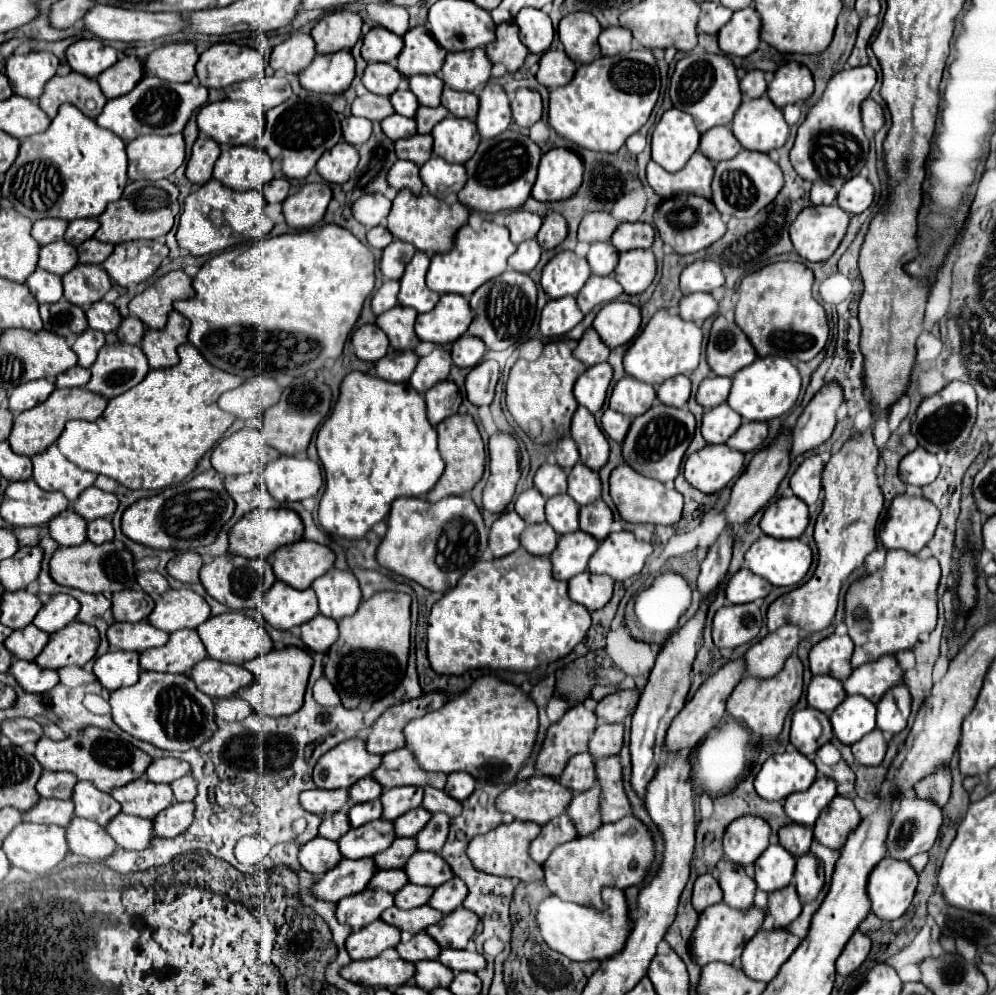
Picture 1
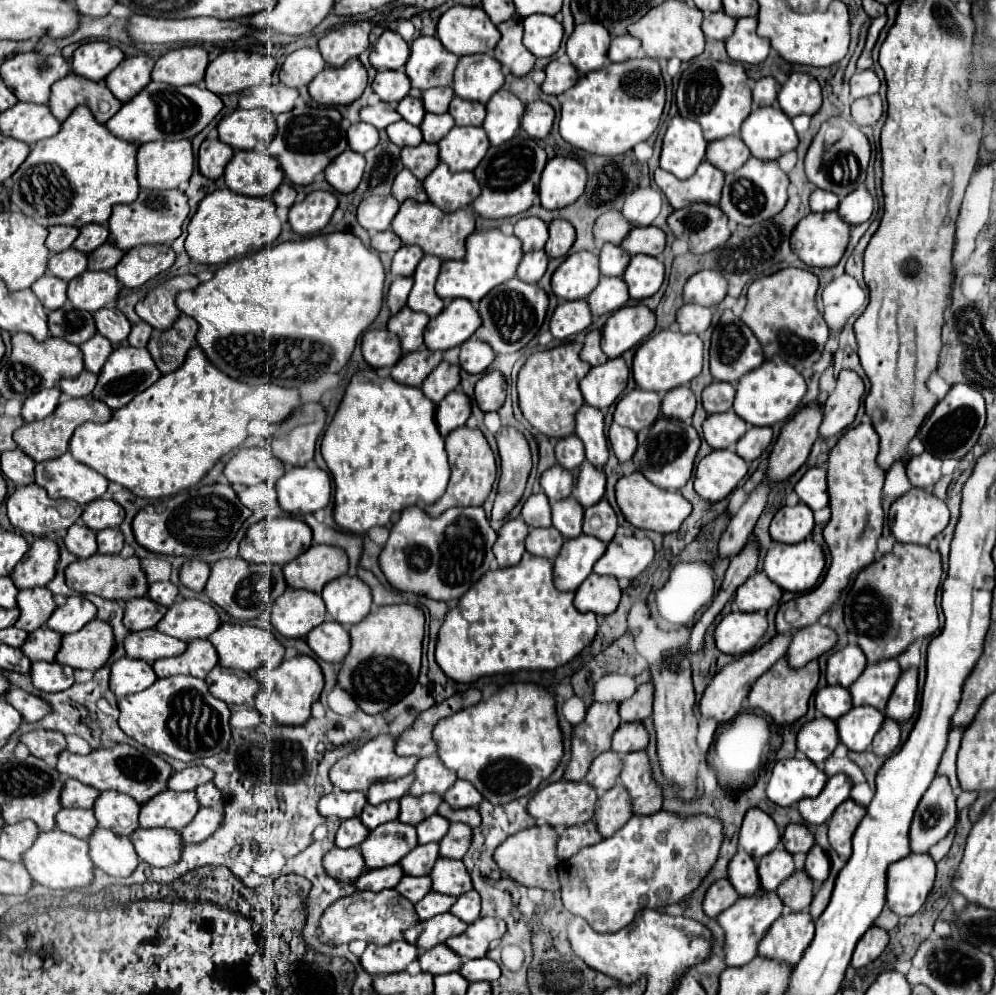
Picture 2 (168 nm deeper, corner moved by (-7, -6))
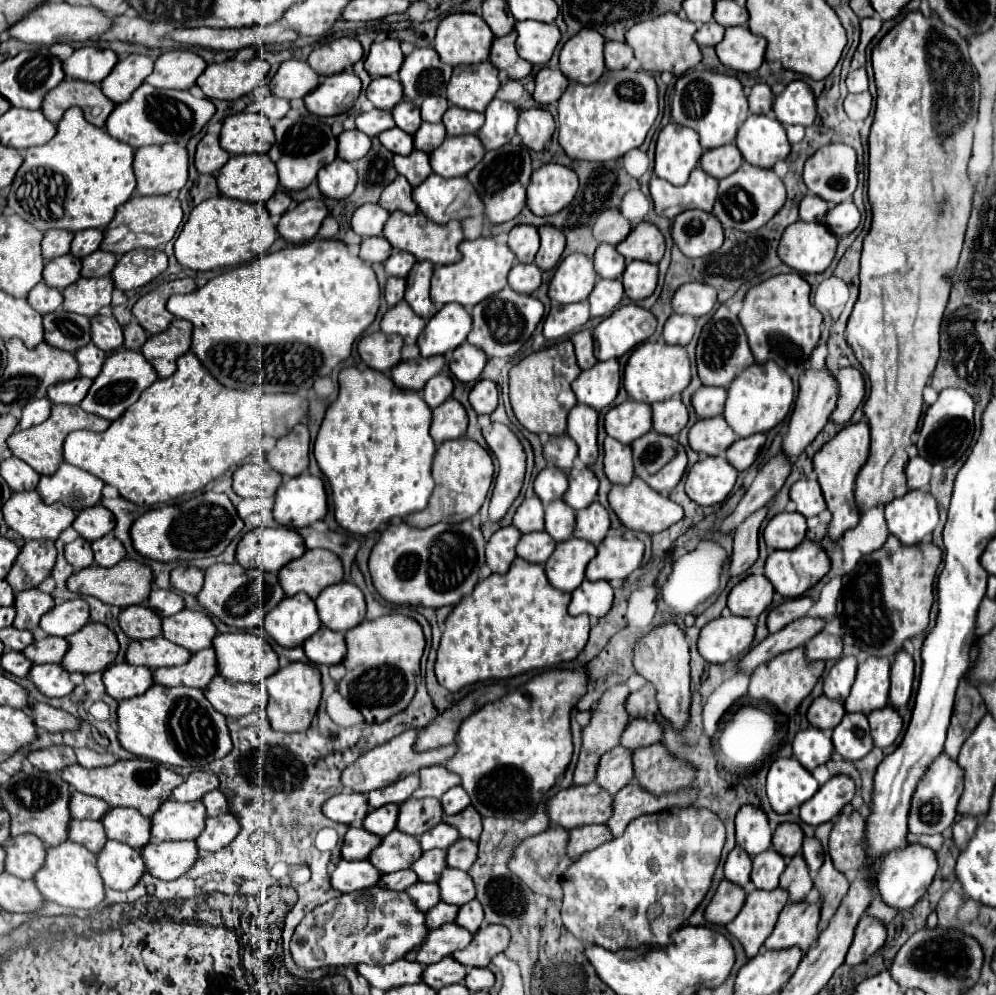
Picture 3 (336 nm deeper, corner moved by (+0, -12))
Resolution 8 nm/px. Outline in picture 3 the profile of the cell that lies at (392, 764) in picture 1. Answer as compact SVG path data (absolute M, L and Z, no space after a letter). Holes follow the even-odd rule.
M430 765L420 769L420 787L412 797L436 797L440 799L448 789L460 785L460 777L448 771L444 765Z

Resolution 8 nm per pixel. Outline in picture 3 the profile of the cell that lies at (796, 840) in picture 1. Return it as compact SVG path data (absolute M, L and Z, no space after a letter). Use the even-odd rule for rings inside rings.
M782 823L774 831L772 845L788 861L802 849L802 839L804 839L804 833L798 823Z

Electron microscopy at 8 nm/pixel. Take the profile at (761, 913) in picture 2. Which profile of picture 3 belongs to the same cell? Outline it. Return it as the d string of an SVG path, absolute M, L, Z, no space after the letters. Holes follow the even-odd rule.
M754 889L748 893L742 911L726 925L726 929L744 945L748 957L754 957L760 951L786 901L786 889Z

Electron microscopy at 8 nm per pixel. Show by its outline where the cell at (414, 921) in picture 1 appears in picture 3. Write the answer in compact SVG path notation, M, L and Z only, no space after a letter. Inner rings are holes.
M446 923L434 931L428 931L420 949L406 955L408 961L418 961L422 965L432 965L458 949L464 949L472 941L472 933L456 923Z

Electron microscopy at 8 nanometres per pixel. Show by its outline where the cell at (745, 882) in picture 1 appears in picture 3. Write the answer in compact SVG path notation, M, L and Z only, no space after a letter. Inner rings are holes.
M736 845L730 851L730 855L726 859L726 865L724 865L726 879L740 885L740 887L750 887L750 869L752 869L750 855Z

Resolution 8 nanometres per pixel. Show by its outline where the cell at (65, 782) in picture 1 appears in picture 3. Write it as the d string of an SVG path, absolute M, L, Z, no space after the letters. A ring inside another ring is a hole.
M72 791L70 811L72 811L74 819L102 819L110 809L112 807L108 807L106 801L102 801L98 797Z

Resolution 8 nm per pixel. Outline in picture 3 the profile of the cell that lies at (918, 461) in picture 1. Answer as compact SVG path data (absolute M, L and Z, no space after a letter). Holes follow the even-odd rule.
M914 457L906 465L906 477L908 477L908 487L910 489L922 489L930 483L930 473L932 465L924 457Z

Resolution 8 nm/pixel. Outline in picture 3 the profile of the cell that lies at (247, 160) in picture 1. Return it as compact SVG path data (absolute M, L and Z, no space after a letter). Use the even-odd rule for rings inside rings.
M232 155L218 171L216 183L226 197L266 203L278 189L278 173L268 155Z

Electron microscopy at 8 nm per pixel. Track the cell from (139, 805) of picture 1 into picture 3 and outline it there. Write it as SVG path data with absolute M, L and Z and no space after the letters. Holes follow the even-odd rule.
M170 797L152 815L152 841L196 839L204 831L206 817L208 815L202 801L180 803Z

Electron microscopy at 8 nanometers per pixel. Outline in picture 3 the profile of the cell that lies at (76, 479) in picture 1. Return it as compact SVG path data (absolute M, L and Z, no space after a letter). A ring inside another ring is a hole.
M64 461L54 475L40 477L40 485L36 487L36 491L46 503L62 501L78 513L86 507L100 503L102 487L104 481Z

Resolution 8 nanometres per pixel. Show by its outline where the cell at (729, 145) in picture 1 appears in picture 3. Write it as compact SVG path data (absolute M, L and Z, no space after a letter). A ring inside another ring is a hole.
M732 143L704 151L700 157L700 167L714 179L724 179L732 175L742 163L744 163L744 157L740 155L738 147Z

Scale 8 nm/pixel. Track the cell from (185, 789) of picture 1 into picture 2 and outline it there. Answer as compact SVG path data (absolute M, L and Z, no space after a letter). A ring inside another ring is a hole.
M213 783L199 785L195 789L195 795L197 795L201 807L217 807L219 805L219 789Z

